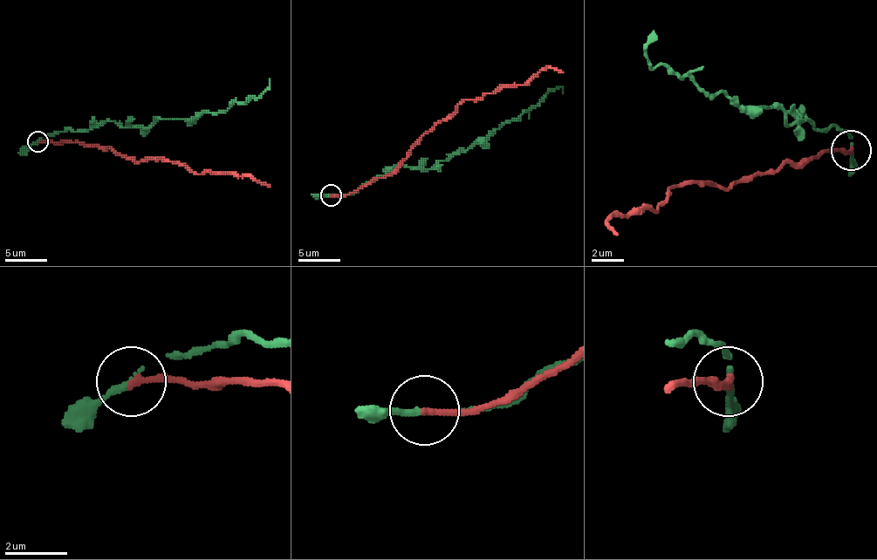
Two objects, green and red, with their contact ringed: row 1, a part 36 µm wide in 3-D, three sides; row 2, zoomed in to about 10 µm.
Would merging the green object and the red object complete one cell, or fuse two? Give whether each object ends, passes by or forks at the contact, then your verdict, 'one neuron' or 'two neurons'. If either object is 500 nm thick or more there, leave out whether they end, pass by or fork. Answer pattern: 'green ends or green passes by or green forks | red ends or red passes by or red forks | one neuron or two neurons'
green passes by | red ends | two neurons

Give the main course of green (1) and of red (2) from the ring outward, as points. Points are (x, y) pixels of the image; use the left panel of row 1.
1: (37, 142), (107, 121), (149, 127), (158, 119), (223, 112), (256, 98), (270, 78)
2: (37, 142), (92, 144), (136, 161), (164, 159), (173, 163), (185, 163), (198, 174), (234, 172), (270, 187)

